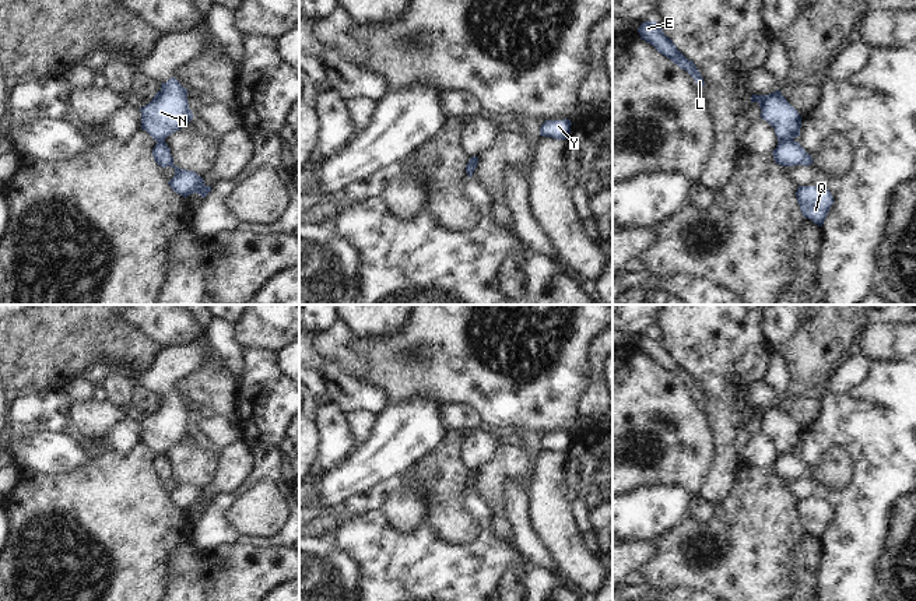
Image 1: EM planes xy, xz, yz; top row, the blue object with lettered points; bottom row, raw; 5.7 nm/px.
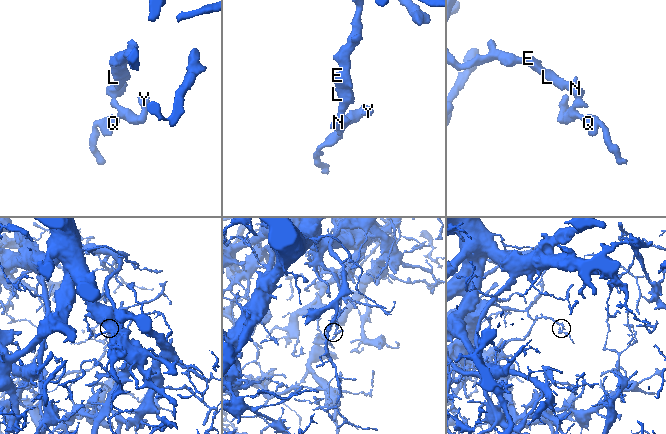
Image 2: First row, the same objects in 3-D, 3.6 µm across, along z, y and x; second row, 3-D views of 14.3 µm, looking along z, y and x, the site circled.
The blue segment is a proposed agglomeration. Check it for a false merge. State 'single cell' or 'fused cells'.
fused cells

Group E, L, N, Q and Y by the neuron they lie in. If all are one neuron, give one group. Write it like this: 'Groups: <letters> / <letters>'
Groups: E L N / Q Y.

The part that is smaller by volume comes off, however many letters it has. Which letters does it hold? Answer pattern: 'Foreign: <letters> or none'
Foreign: Q, Y.

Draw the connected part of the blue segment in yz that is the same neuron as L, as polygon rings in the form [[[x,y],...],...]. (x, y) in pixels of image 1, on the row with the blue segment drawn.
[[[645,21],[638,28],[641,39],[650,43],[659,53],[668,57],[680,68],[685,70],[699,87],[705,85],[705,81],[698,71],[692,60],[688,60],[673,43],[673,41],[664,35],[663,29],[656,21]]]

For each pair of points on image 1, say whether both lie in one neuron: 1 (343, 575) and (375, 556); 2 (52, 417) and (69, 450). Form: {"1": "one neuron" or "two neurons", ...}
{"1": "two neurons", "2": "two neurons"}

